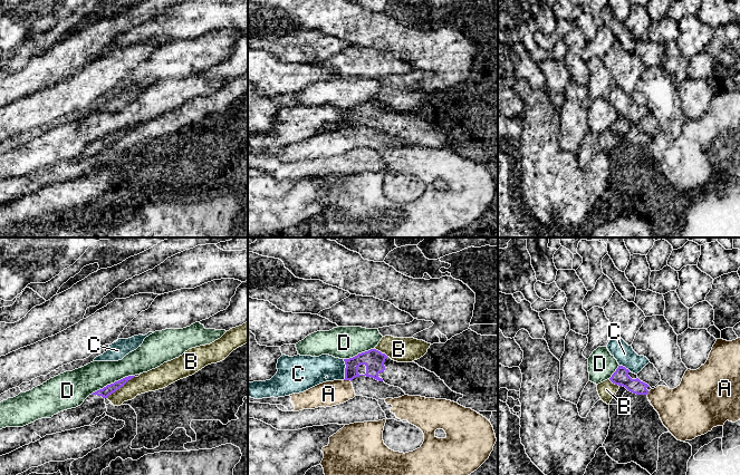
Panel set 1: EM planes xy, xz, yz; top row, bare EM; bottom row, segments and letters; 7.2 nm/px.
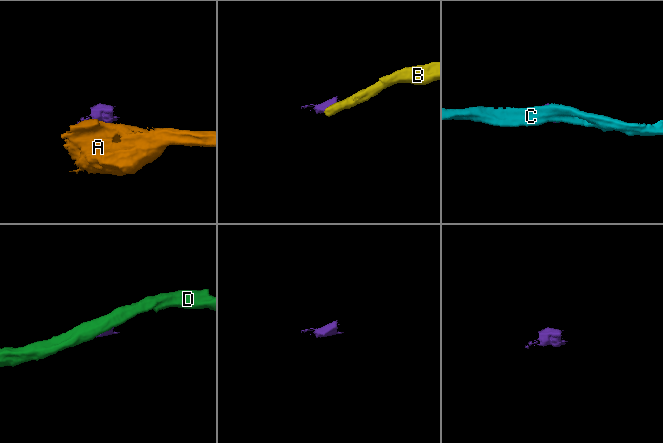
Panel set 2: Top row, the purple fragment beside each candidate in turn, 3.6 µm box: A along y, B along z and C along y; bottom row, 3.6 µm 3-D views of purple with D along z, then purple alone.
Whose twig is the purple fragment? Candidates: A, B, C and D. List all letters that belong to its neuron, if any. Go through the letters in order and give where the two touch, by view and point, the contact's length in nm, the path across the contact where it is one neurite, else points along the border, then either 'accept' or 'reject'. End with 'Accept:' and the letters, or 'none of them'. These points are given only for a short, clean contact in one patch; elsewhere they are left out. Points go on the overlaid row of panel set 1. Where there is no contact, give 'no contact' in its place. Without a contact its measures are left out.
A: xz (347, 379) | 60 nm | reject
B: xy (119, 387) | 260 nm | along xy (134, 376), (106, 397) | reject
C: xz (345, 369) | 150 nm | reject
D: xy (112, 384) | 340 nm | along xy (134, 375), (128, 375), (107, 384), (90, 394) | reject
Accept: none of them

